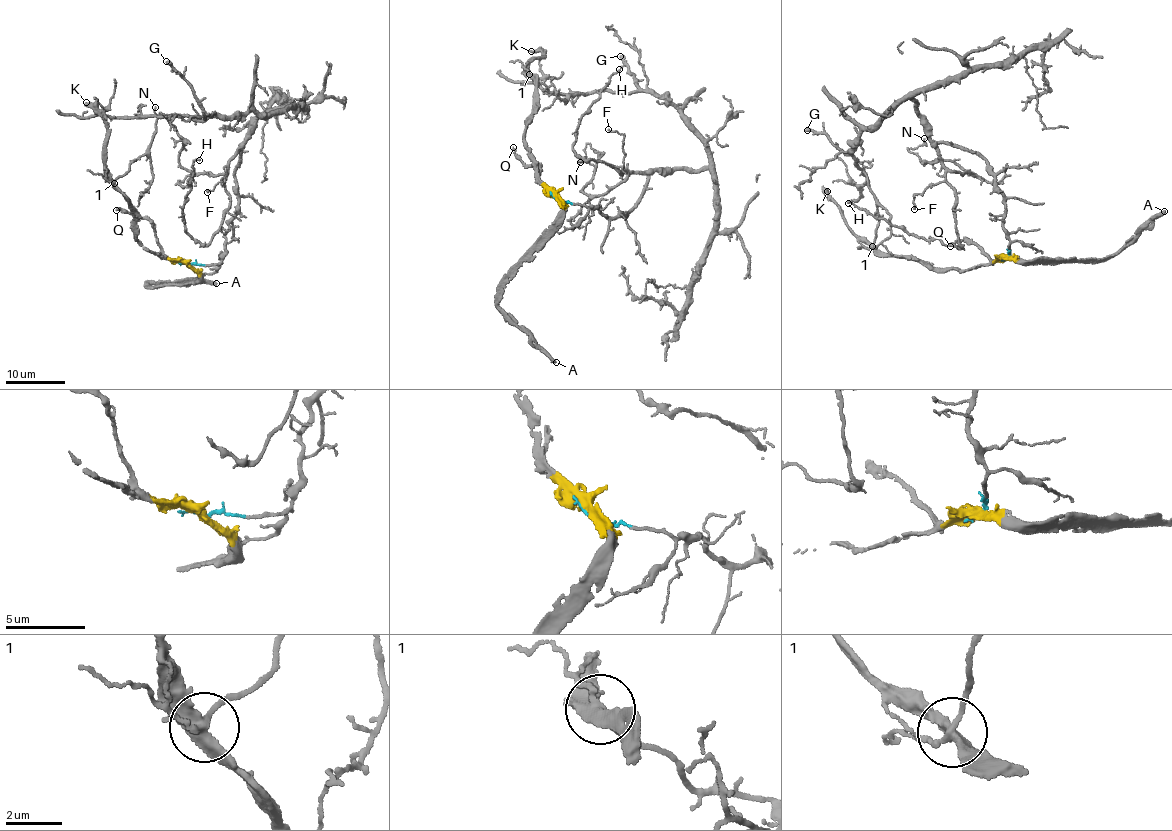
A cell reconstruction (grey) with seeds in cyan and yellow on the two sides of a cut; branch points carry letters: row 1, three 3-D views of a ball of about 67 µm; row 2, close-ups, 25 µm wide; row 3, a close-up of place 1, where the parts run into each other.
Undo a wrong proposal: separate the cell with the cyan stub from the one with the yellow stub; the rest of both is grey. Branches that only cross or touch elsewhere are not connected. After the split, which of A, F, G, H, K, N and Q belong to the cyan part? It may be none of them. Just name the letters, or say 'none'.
F, G, H, N

